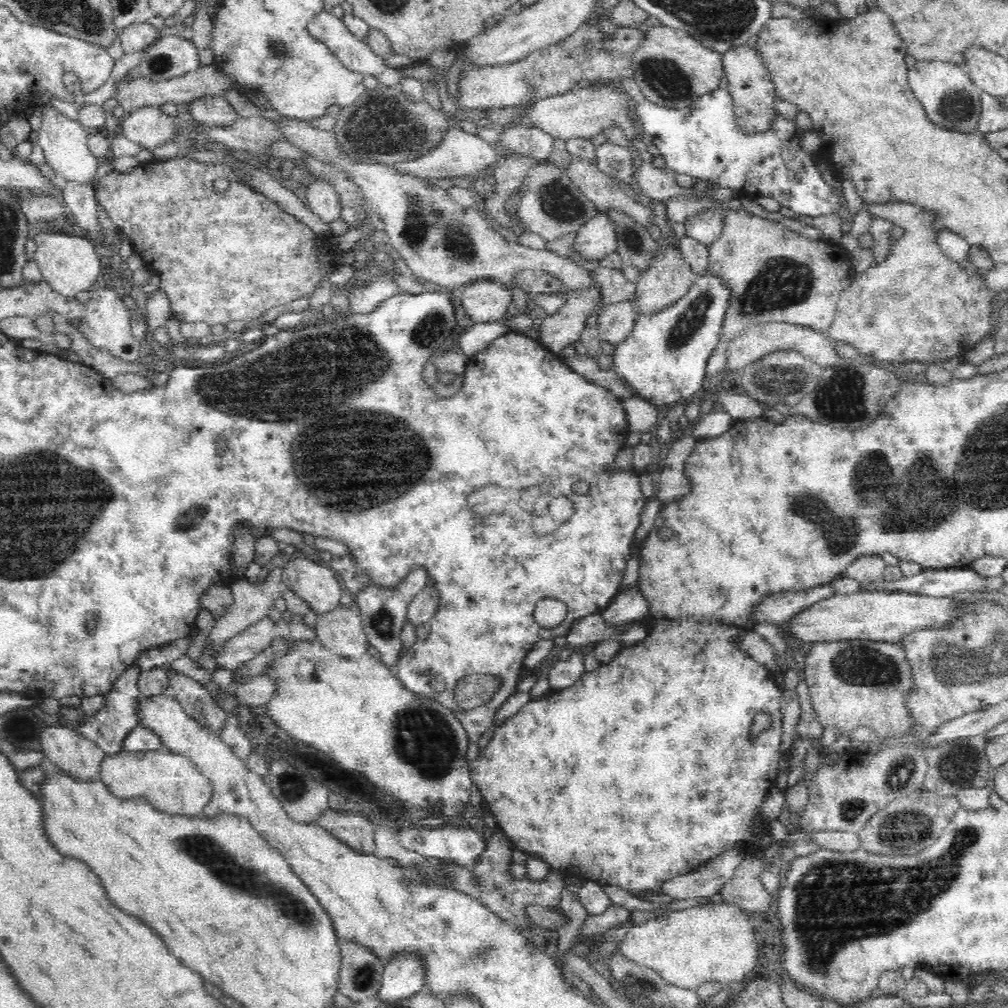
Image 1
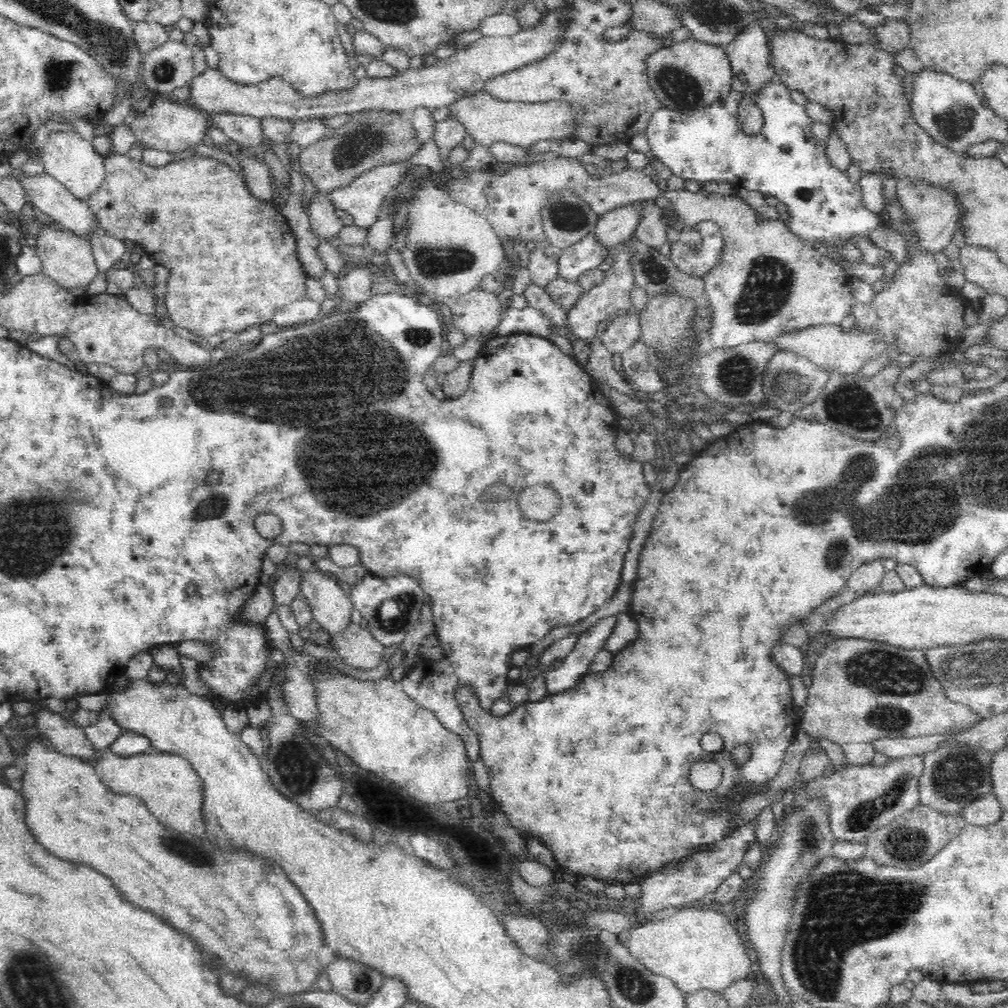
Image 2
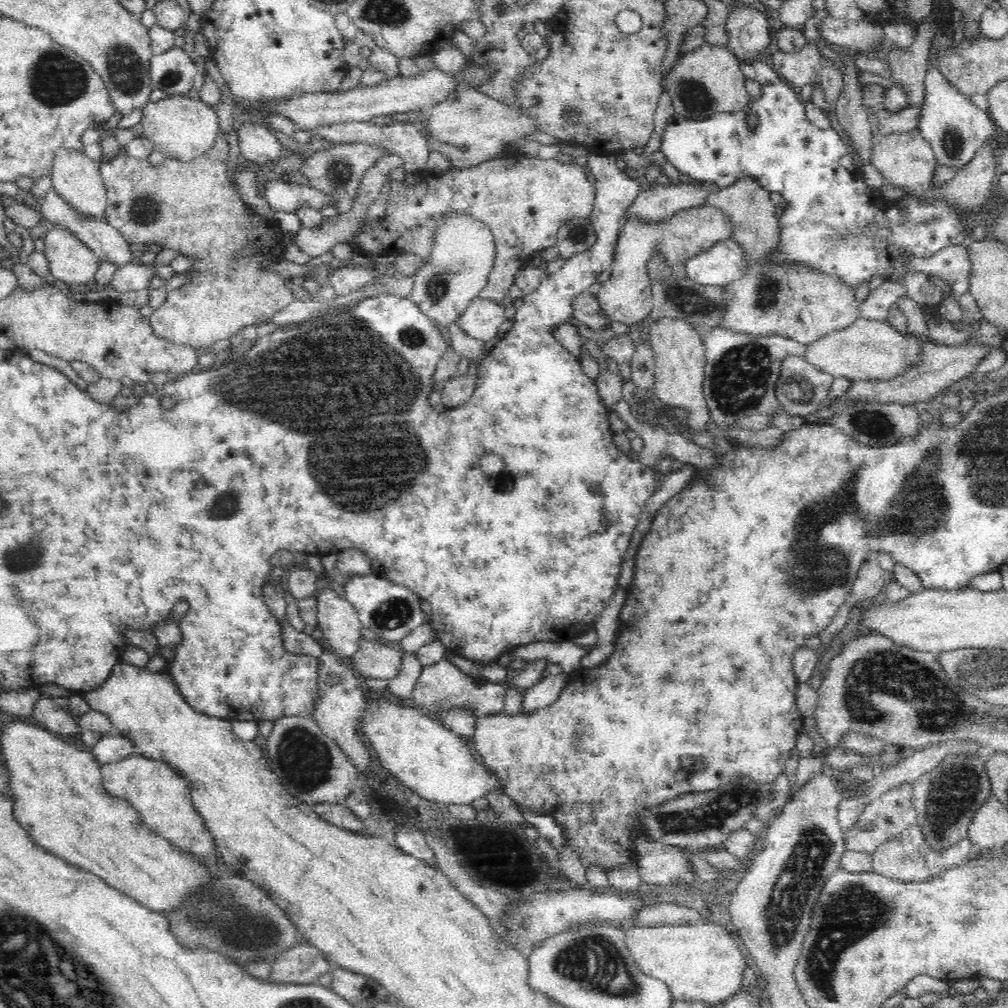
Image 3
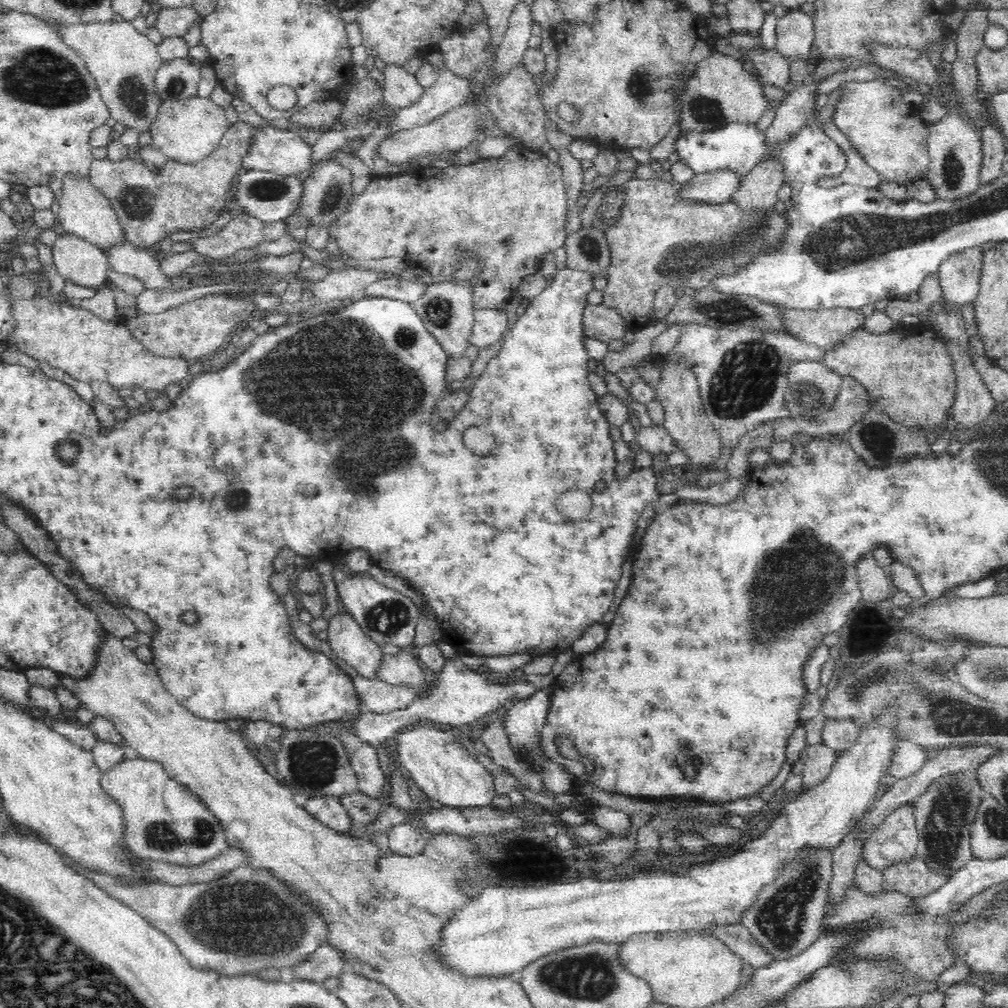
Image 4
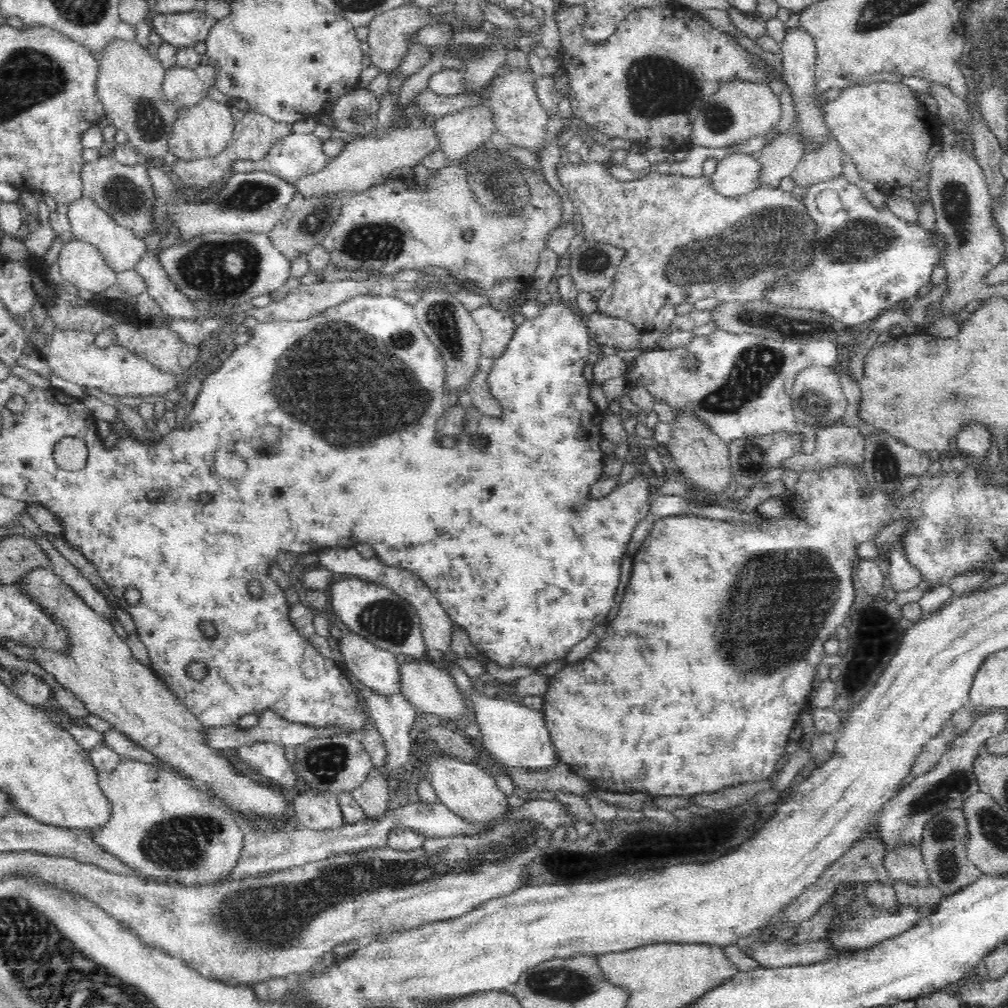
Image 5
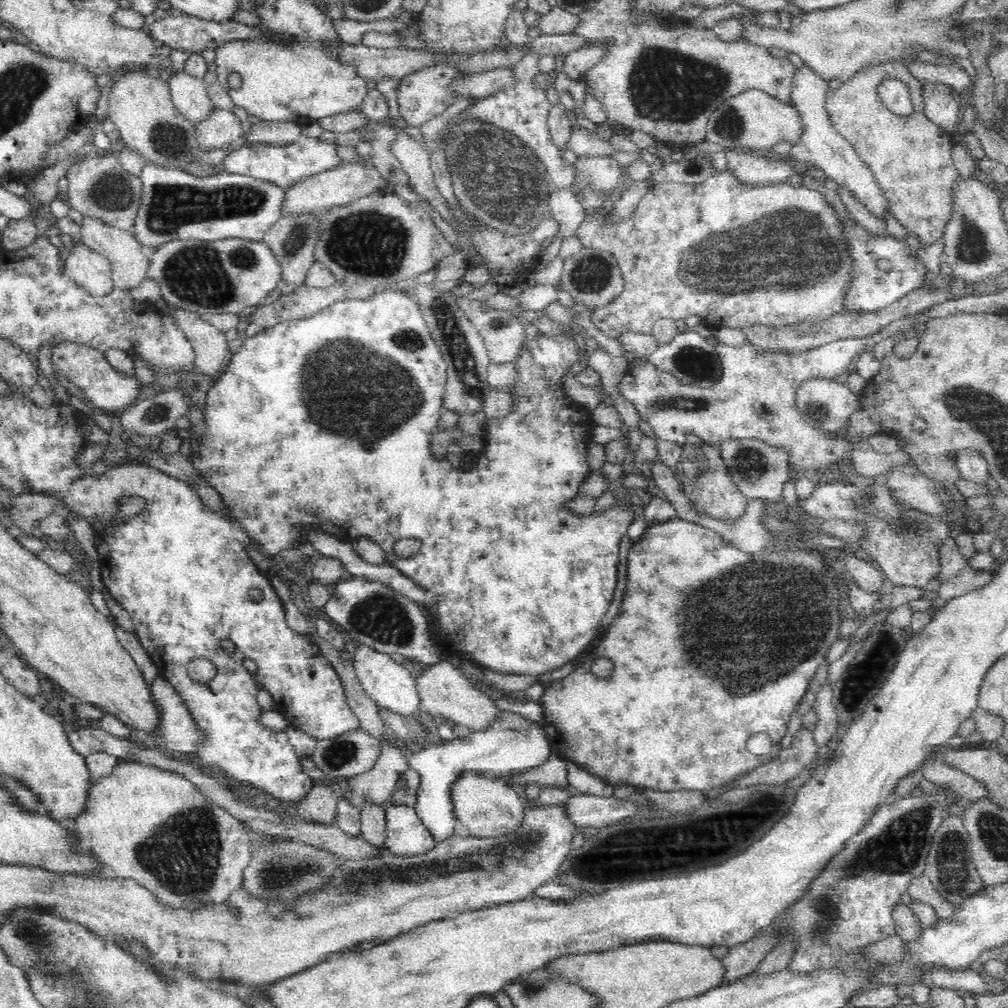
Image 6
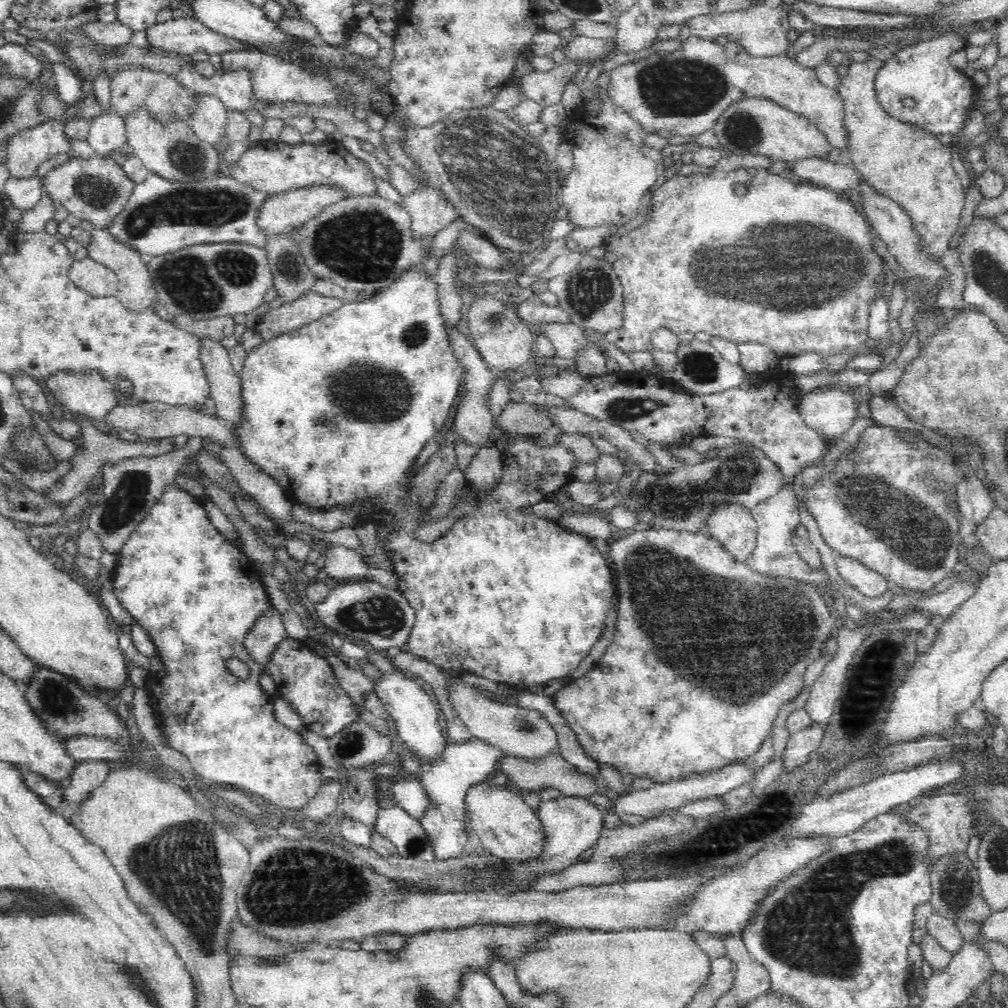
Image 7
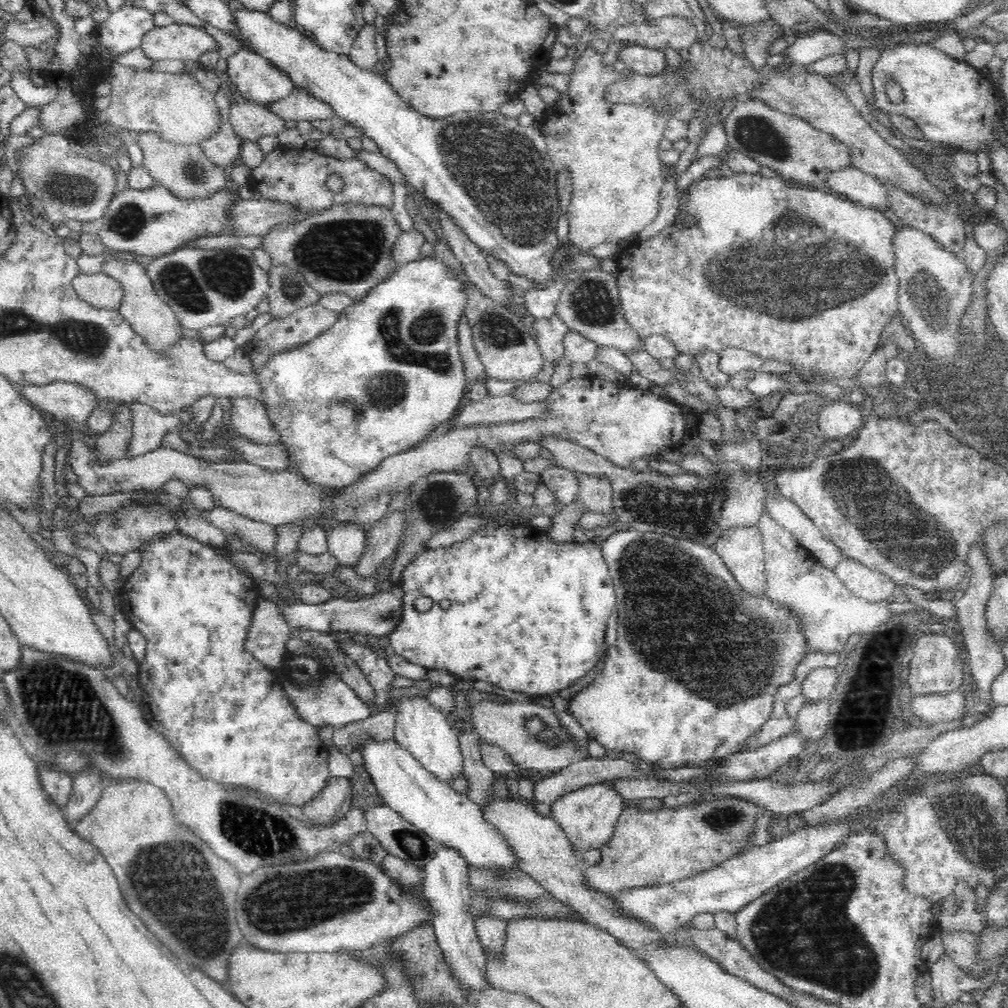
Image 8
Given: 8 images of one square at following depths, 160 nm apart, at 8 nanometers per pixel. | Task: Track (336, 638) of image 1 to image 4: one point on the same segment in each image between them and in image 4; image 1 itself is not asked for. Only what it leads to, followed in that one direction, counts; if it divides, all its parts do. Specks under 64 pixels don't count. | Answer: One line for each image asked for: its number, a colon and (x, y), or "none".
2: (358, 648)
3: (372, 659)
4: (402, 669)

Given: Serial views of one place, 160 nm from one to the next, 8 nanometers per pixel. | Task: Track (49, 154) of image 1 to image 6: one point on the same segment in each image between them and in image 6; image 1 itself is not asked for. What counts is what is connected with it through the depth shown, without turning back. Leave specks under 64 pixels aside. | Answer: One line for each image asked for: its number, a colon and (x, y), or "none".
2: (72, 161)
3: (76, 178)
4: (84, 211)
5: (122, 250)
6: (129, 260)

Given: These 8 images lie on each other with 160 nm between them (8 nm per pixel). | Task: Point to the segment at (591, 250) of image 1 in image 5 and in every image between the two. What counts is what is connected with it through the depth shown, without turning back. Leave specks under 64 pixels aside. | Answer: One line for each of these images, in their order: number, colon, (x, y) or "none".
2: (619, 224)
3: (662, 201)
4: (718, 186)
5: (736, 174)

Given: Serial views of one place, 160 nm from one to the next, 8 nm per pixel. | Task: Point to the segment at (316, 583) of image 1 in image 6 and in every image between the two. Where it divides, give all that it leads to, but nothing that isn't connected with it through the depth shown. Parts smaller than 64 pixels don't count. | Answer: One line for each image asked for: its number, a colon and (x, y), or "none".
2: (331, 607)
3: (339, 621)
4: (346, 638)
5: (377, 669)
6: (393, 686)

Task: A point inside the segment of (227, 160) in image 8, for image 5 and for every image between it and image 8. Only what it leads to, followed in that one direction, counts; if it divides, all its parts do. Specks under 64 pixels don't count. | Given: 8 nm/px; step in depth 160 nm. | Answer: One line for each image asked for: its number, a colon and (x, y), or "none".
5: (182, 87)
6: (189, 94)
7: (208, 121)

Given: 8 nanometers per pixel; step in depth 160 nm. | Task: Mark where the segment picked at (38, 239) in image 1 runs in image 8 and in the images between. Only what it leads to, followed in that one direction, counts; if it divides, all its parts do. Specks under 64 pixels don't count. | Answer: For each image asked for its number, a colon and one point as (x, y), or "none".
2: (69, 260)
3: (70, 260)
4: (83, 263)
5: (81, 264)
6: (88, 269)
7: (91, 277)
8: (101, 291)

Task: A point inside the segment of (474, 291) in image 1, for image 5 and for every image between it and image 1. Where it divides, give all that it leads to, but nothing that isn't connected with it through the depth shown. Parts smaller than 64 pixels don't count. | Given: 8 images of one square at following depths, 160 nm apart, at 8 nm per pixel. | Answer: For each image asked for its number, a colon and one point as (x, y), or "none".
2: (478, 313)
3: (482, 319)
4: (490, 325)
5: (497, 326)

